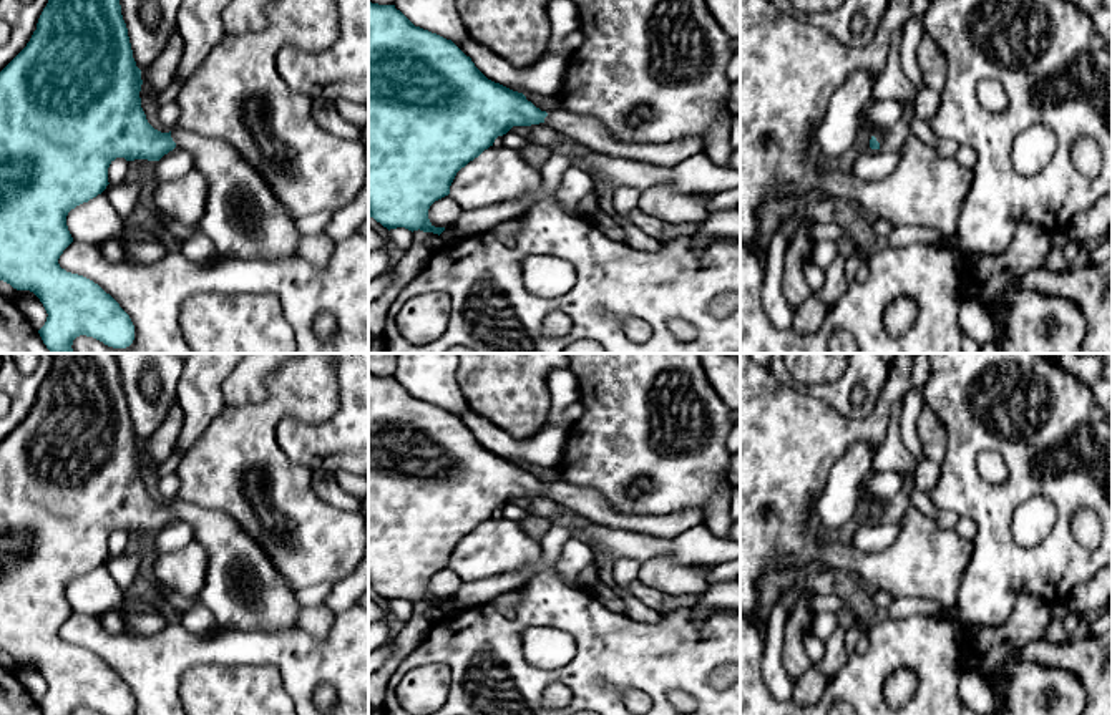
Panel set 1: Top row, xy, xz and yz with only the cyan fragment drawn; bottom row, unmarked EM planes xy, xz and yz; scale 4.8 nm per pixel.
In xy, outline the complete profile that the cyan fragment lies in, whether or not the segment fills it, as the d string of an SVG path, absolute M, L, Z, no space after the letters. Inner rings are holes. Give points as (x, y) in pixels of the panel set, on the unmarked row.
M53 353L30 413L0 443L0 652L40 670L48 685L38 702L43 715L73 715L80 707L103 715L134 712L134 697L119 675L93 652L66 644L58 635L73 614L66 597L68 584L106 561L108 539L116 529L159 533L174 519L186 521L194 539L207 551L207 569L198 601L211 610L221 630L299 627L302 606L295 597L297 591L277 572L267 552L224 511L204 509L181 499L169 504L154 501L141 479L141 456L116 353Z

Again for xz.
M368 373L368 589L388 602L405 599L412 604L420 601L440 607L445 599L435 599L430 594L428 581L435 572L450 566L456 544L513 498L539 494L546 494L563 508L574 509L594 524L646 536L679 536L704 523L700 506L669 514L622 514L593 488L578 488L561 481L541 483L523 465L488 451L451 411L415 398L395 377Z

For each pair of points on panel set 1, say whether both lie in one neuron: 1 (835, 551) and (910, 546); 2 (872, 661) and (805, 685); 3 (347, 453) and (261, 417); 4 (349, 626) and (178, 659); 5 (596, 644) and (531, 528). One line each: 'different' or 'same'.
1: same
2: different
3: different
4: same
5: different

